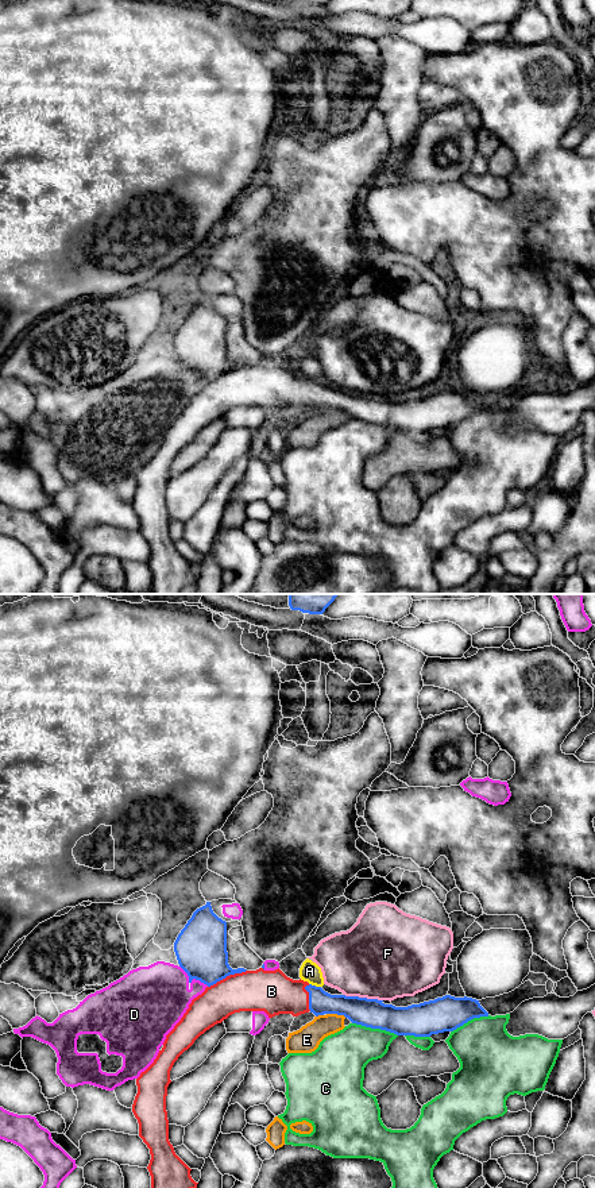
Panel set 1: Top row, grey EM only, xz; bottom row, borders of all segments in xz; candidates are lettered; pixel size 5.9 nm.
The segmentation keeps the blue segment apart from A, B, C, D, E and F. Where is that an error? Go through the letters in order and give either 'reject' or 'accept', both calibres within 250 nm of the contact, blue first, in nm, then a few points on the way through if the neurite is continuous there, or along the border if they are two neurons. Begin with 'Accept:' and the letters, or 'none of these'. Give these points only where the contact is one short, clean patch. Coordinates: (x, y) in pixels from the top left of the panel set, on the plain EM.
Accept: B
A: reject; calibres 140 and 120 nm
B: accept; calibres 300 and 240 nm
C: reject; calibres 190 and 280 nm
D: reject; calibres 300 and 380 nm
E: reject; calibres 180 and 160 nm; border xz (327, 408), (346, 412)
F: reject; calibres 180 and 480 nm

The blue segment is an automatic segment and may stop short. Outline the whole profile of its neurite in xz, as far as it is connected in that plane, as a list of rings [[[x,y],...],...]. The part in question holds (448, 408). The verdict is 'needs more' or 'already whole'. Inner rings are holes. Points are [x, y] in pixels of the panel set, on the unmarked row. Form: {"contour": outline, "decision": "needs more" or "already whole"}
{"contour": [[[206,297],[197,304],[174,338],[174,347],[179,362],[188,369],[189,378],[200,375],[208,382],[194,393],[189,404],[166,431],[163,443],[154,458],[136,474],[138,489],[132,500],[132,508],[139,518],[139,532],[150,544],[151,555],[147,562],[151,571],[151,594],[181,594],[197,579],[190,571],[190,563],[175,549],[169,536],[169,514],[166,506],[167,482],[171,478],[170,466],[178,452],[188,446],[194,436],[206,425],[221,418],[229,410],[240,406],[264,406],[268,413],[279,409],[298,412],[313,408],[316,412],[324,409],[344,410],[352,418],[371,424],[380,424],[397,431],[430,432],[444,427],[453,427],[468,416],[488,412],[479,396],[472,393],[455,393],[445,390],[434,396],[395,402],[385,400],[383,396],[359,392],[331,390],[321,382],[304,375],[287,373],[279,363],[266,366],[264,359],[256,366],[244,363],[232,364],[228,359],[227,347],[227,317],[219,313]]], "decision": "needs more"}

